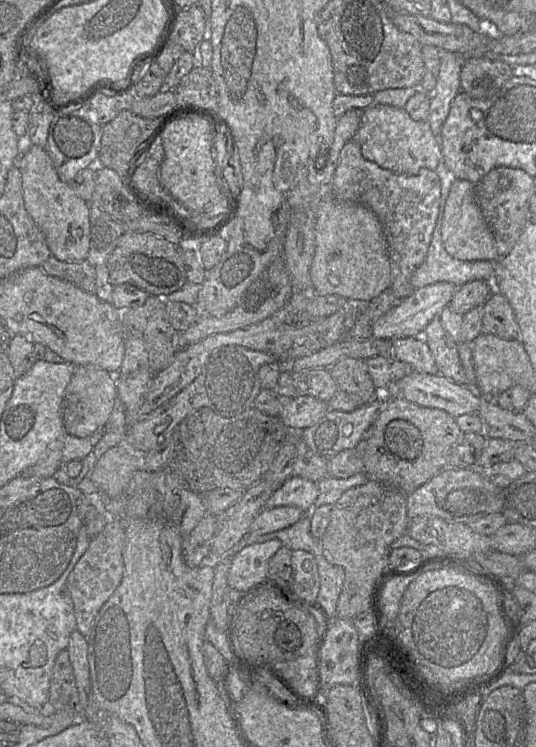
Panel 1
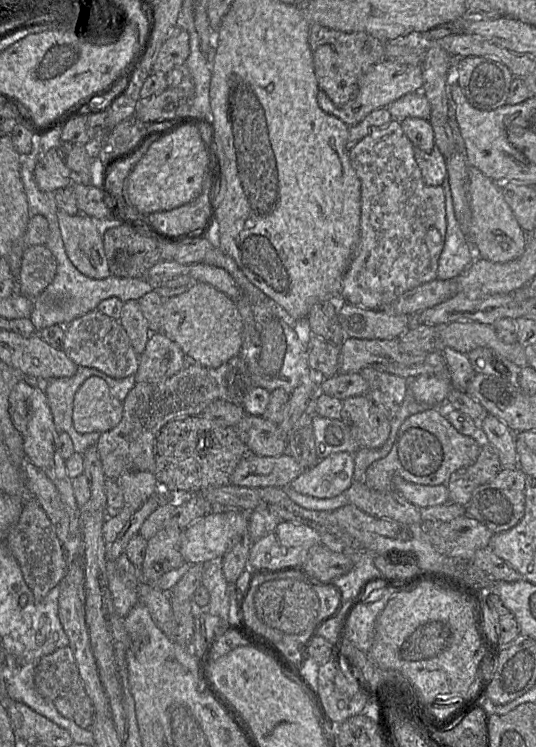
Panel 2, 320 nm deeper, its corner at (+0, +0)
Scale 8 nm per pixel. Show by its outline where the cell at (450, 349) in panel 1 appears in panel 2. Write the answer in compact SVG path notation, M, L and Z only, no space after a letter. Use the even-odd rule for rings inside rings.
M487 414L479 423L479 437L495 448L502 468L518 466L515 433L502 420Z

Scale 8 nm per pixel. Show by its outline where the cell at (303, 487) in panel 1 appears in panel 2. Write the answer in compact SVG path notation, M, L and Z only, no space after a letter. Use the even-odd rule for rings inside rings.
M339 452L306 469L290 487L296 492L315 498L333 498L345 493L354 482L354 454Z

